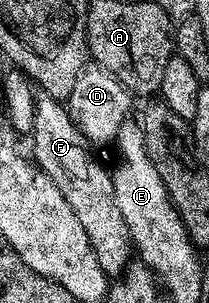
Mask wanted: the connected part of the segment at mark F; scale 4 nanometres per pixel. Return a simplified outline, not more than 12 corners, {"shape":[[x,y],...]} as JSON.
{"shape":[[36,95],[34,163],[89,234],[107,277],[132,263],[108,165],[66,107]]}

